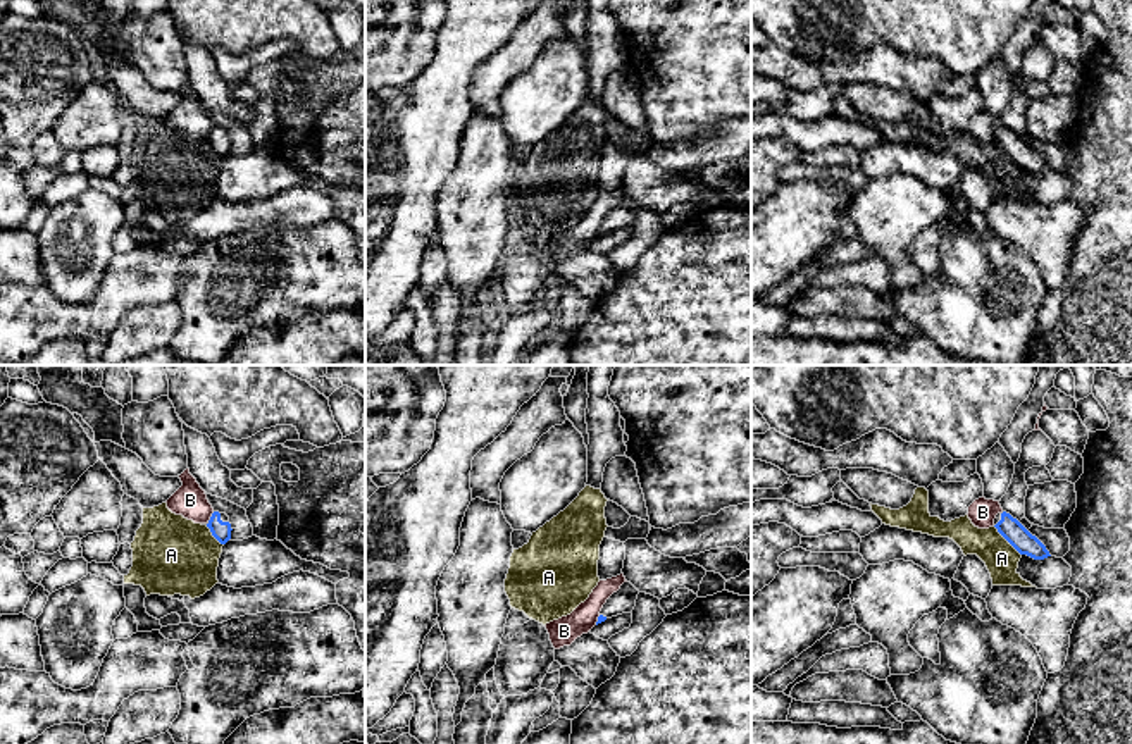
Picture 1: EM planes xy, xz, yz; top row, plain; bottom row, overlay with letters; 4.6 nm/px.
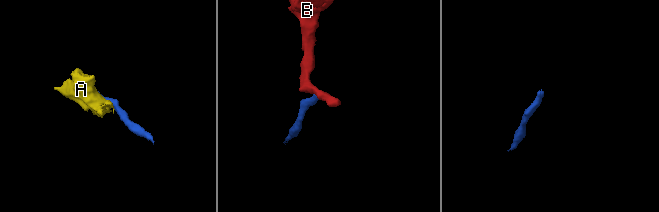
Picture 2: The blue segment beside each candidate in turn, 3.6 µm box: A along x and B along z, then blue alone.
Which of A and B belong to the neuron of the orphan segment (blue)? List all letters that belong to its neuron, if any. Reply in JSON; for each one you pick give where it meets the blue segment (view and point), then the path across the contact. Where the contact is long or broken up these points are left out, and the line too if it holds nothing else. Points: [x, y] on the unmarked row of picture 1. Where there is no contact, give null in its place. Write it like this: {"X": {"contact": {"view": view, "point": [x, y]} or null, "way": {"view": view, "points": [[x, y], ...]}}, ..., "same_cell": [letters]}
{"same_cell": []}

